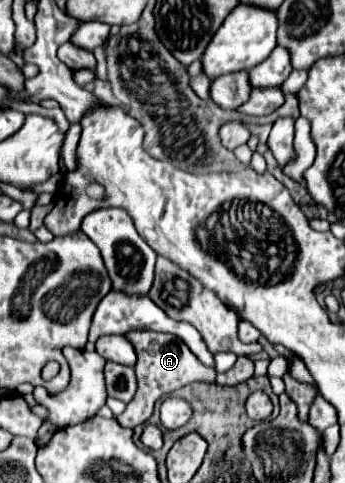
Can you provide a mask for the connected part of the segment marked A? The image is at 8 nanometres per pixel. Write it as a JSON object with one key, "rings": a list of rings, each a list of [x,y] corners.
{"rings":[[[129,332],[127,340],[133,344],[137,352],[137,364],[135,364],[135,374],[137,374],[137,394],[133,400],[127,404],[125,412],[117,416],[117,422],[125,428],[135,428],[143,424],[151,414],[153,406],[159,398],[169,396],[171,392],[191,384],[191,382],[209,382],[209,368],[203,366],[195,354],[173,334],[161,334],[161,332]]]}

